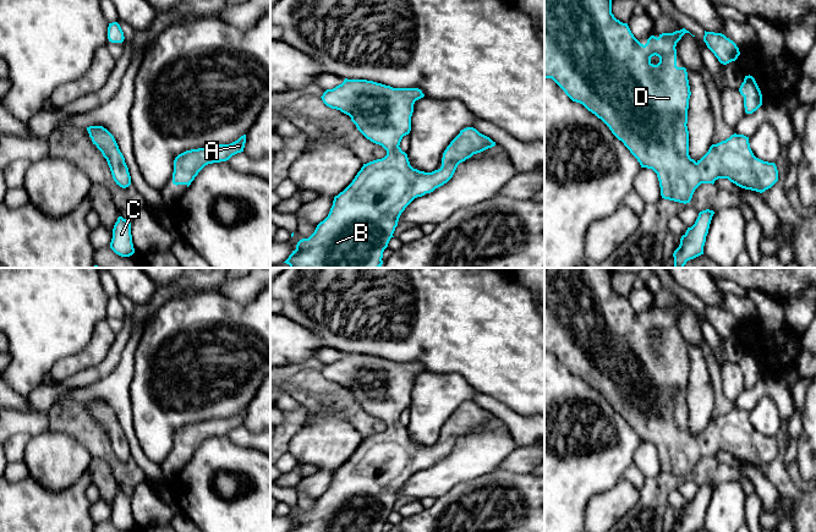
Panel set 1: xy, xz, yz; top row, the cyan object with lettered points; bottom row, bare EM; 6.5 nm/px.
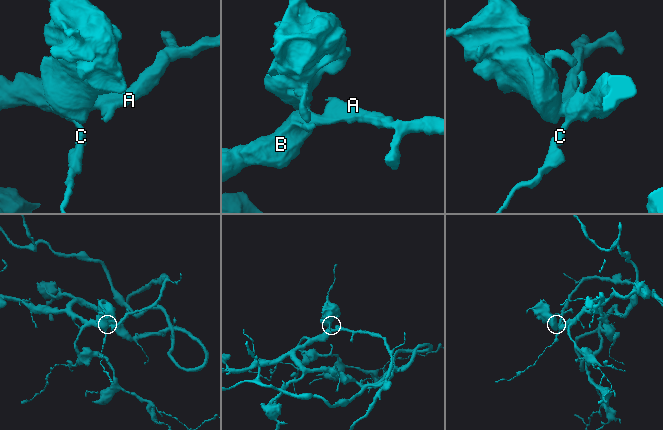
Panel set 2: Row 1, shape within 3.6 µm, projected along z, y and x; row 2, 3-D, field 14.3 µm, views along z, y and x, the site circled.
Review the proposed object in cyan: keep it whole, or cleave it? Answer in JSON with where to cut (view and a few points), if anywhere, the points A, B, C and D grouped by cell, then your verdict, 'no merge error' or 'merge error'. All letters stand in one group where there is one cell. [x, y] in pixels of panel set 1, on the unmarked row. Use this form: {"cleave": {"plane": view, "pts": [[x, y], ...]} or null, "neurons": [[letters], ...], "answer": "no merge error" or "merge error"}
{"cleave": null, "neurons": [["A", "B", "C", "D"]], "answer": "no merge error"}

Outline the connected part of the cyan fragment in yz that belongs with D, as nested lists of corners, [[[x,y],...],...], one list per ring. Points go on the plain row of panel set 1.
[[[544,268],[544,352],[552,352],[565,368],[576,377],[582,378],[588,385],[601,393],[612,405],[612,407],[624,417],[630,427],[637,433],[641,441],[652,443],[658,451],[661,470],[664,473],[690,477],[695,464],[701,457],[714,457],[718,453],[728,453],[736,460],[756,466],[765,466],[778,455],[778,444],[774,437],[763,435],[756,432],[750,422],[749,411],[744,408],[732,408],[725,415],[712,418],[708,426],[697,435],[689,429],[689,405],[688,405],[688,383],[691,369],[688,346],[685,341],[677,340],[677,317],[685,307],[690,307],[685,302],[673,307],[662,307],[659,311],[651,309],[647,317],[641,318],[631,307],[628,297],[623,297],[612,287],[612,268]]]

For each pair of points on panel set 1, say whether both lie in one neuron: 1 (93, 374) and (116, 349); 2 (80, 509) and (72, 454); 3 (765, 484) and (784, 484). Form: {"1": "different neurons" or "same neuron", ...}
{"1": "same neuron", "2": "different neurons", "3": "different neurons"}

